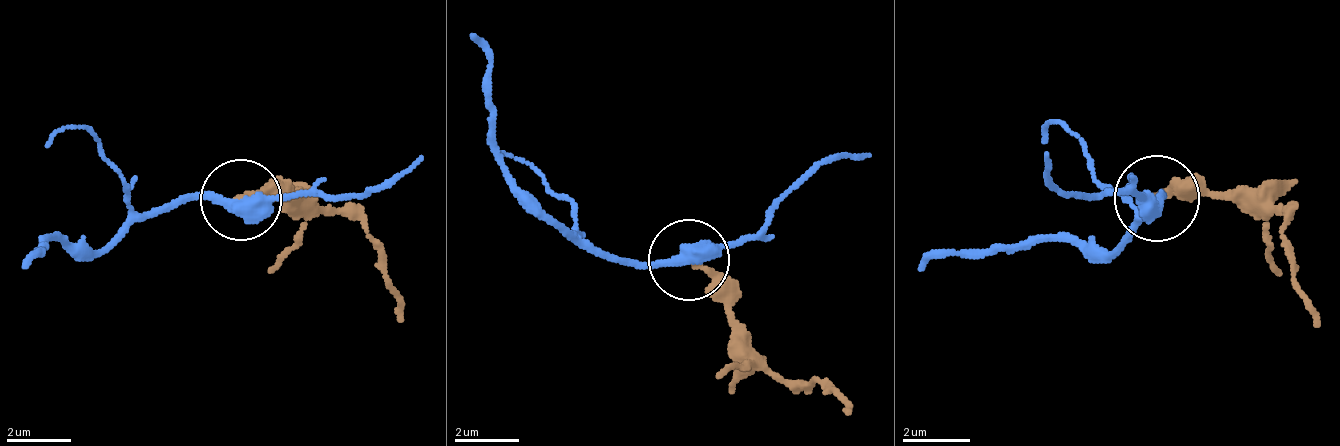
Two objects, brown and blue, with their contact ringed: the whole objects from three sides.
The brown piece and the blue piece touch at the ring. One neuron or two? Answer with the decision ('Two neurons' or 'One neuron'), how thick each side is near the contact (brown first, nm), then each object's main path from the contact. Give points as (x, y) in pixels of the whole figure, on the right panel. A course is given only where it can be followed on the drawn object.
Two neurons. Thickness 190 nm (brown) against 440 nm. Course of brown: (1155, 200), (1257, 192), (1282, 217), (1282, 234), (1316, 328). Course of blue: (1155, 200), (1163, 200), (1112, 251), (1036, 243), (933, 251), (916, 268)

